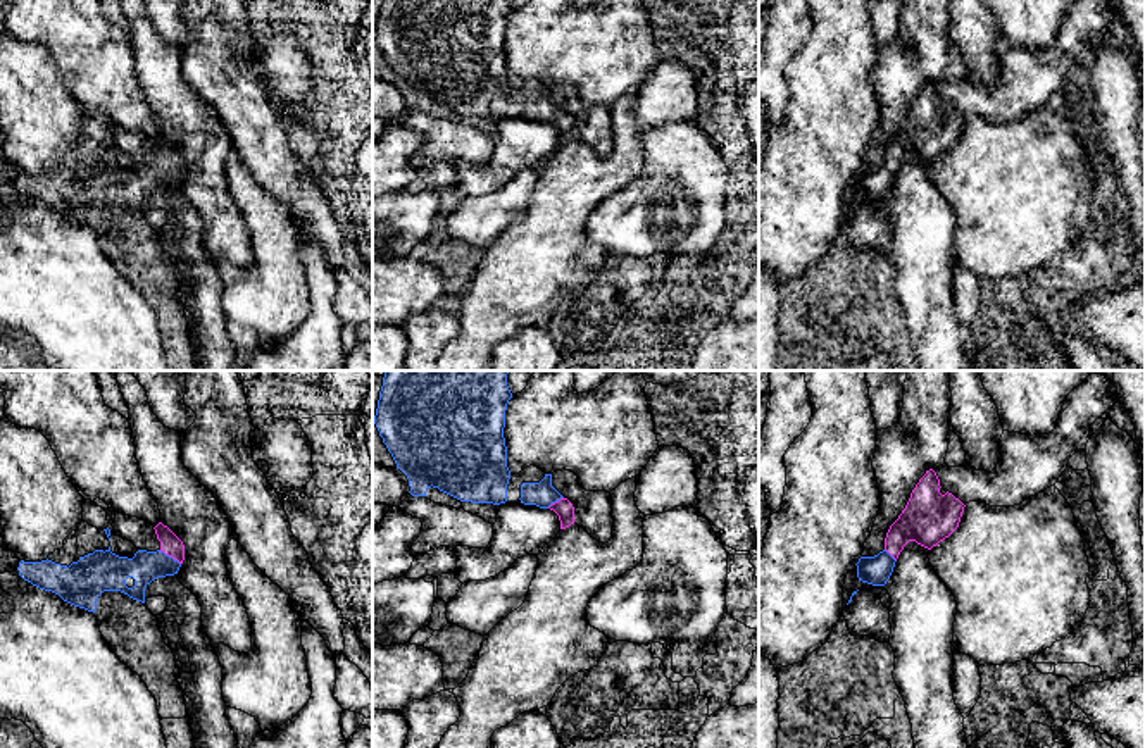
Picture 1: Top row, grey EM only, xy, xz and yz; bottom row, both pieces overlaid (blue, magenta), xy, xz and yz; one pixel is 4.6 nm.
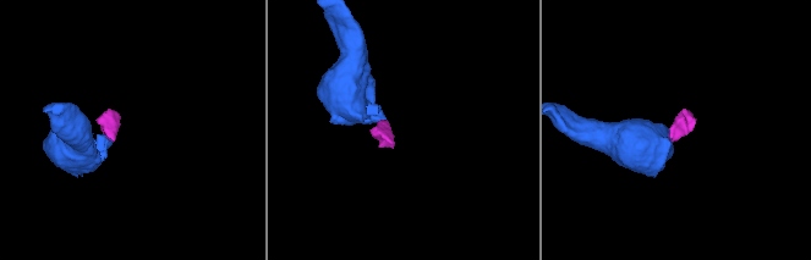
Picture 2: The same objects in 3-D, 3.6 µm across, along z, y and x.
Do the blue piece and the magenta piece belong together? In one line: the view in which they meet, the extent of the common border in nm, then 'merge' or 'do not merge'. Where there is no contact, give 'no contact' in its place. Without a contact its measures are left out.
xy | 120 nm | merge

